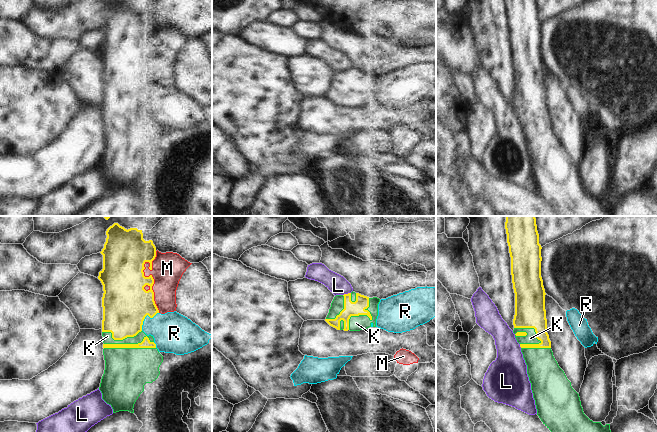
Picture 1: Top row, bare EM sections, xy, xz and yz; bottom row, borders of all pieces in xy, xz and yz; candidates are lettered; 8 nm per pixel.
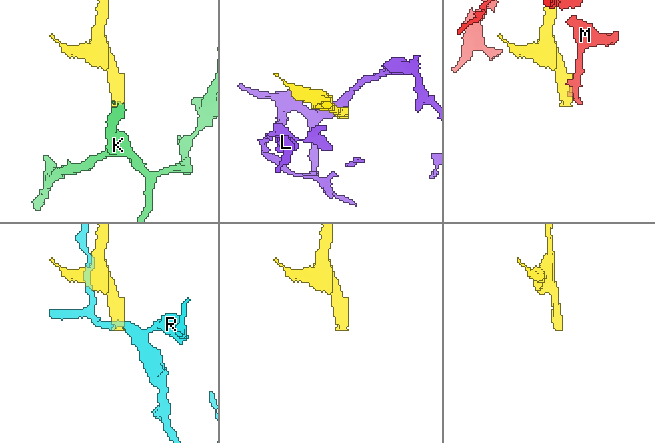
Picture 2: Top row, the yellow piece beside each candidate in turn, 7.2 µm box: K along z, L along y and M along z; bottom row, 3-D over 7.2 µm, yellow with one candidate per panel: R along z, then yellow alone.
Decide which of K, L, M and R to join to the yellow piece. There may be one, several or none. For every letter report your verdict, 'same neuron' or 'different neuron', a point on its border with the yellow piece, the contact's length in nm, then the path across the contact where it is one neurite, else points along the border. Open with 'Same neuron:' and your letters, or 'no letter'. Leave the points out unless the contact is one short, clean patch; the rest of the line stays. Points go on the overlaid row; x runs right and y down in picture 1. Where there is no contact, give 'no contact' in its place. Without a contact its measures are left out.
Same neuron: K
K: same neuron; contact xz (364, 314); length 300 nm
L: different neuron; contact xz (346, 294); length 70 nm
M: different neuron; contact xy (151, 276); length 500 nm
R: different neuron; contact xy (145, 316); length 200 nm; border xy (158, 312), (152, 317), (147, 315), (145, 317), (141, 330)

